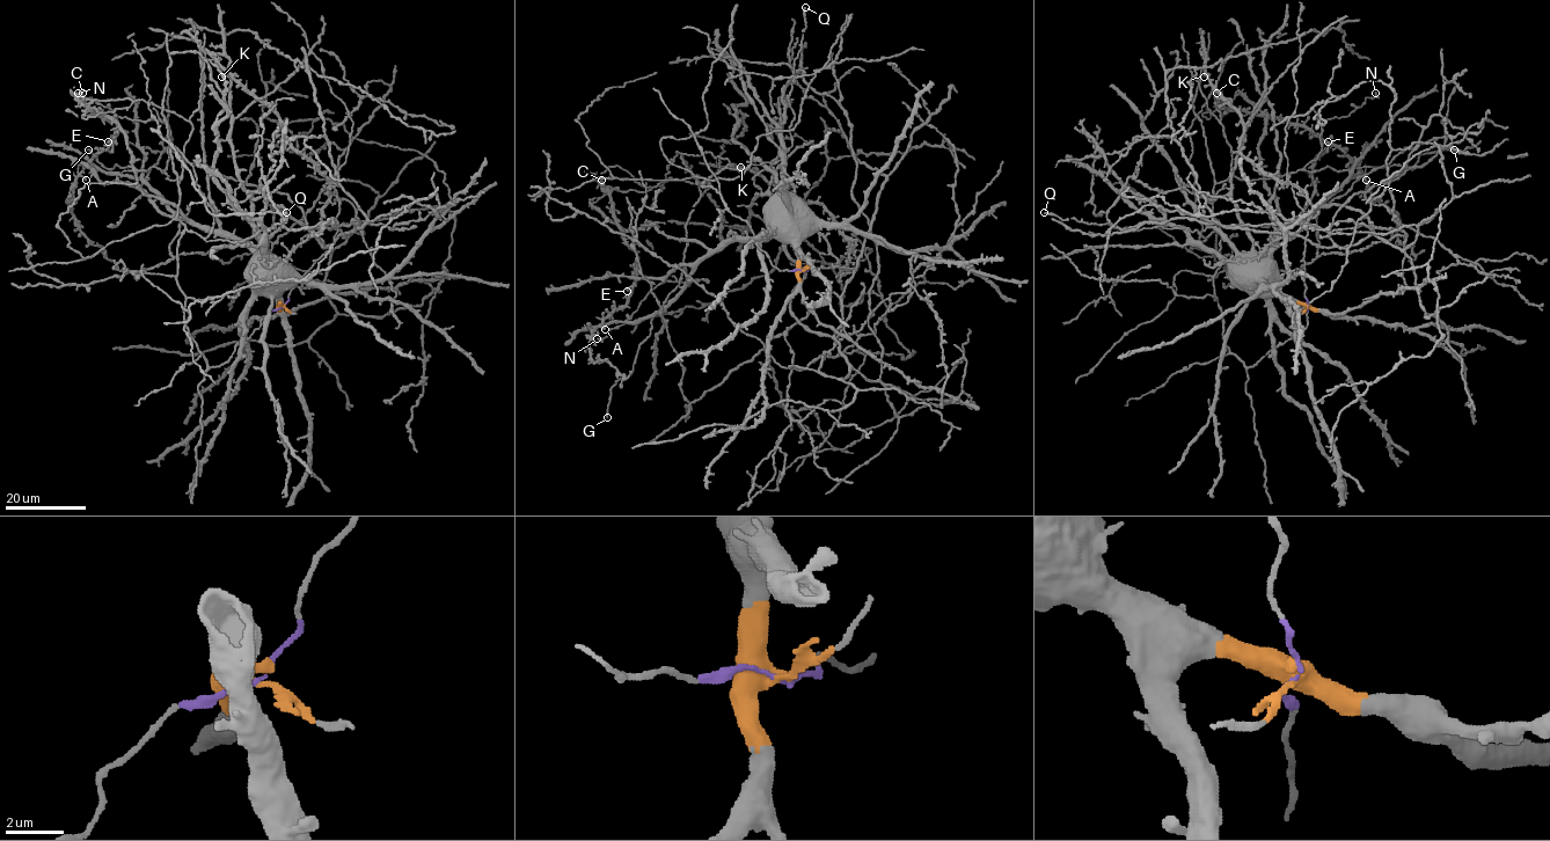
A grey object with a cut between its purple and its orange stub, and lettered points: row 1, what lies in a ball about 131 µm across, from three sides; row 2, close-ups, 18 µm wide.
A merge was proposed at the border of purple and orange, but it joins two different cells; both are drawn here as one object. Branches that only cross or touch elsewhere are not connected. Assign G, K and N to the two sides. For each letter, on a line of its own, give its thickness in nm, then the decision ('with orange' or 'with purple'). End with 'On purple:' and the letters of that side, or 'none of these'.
G: 180 nm | with purple
K: 240 nm | with purple
N: 200 nm | with purple
On purple: G, K, N

